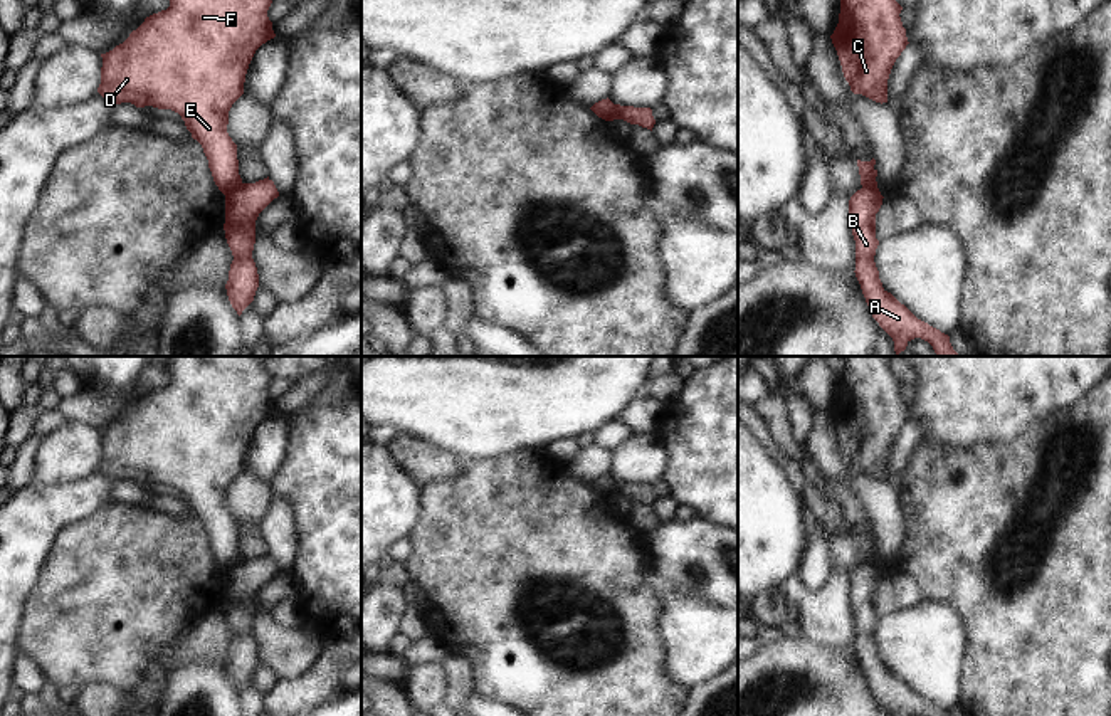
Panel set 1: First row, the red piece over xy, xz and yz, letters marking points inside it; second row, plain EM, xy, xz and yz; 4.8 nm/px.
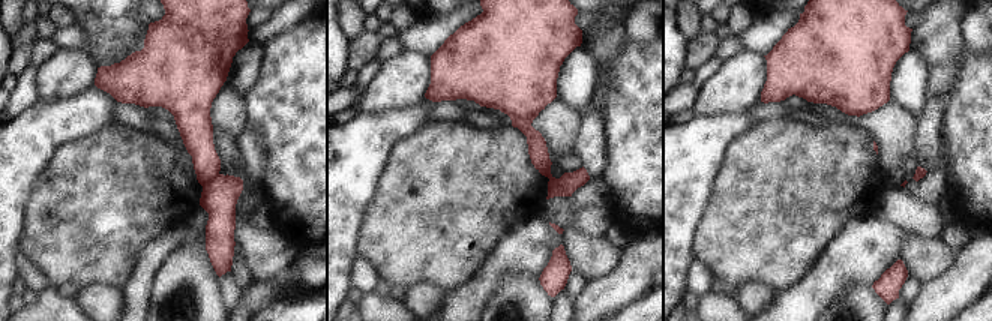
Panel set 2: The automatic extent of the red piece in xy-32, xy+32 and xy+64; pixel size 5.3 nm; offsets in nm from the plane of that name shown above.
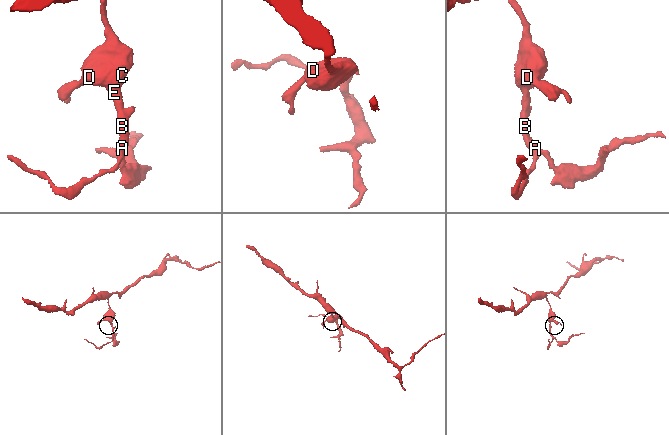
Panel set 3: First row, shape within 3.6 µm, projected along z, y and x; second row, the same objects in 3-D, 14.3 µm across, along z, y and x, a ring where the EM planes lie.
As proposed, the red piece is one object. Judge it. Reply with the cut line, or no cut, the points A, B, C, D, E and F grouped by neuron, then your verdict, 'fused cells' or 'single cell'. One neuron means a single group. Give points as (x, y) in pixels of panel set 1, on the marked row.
cut in xy along (242, 184), (226, 195); A B / C D E F; fused cells

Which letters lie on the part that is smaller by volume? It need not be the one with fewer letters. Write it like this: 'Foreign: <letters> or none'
Foreign: A, B.

